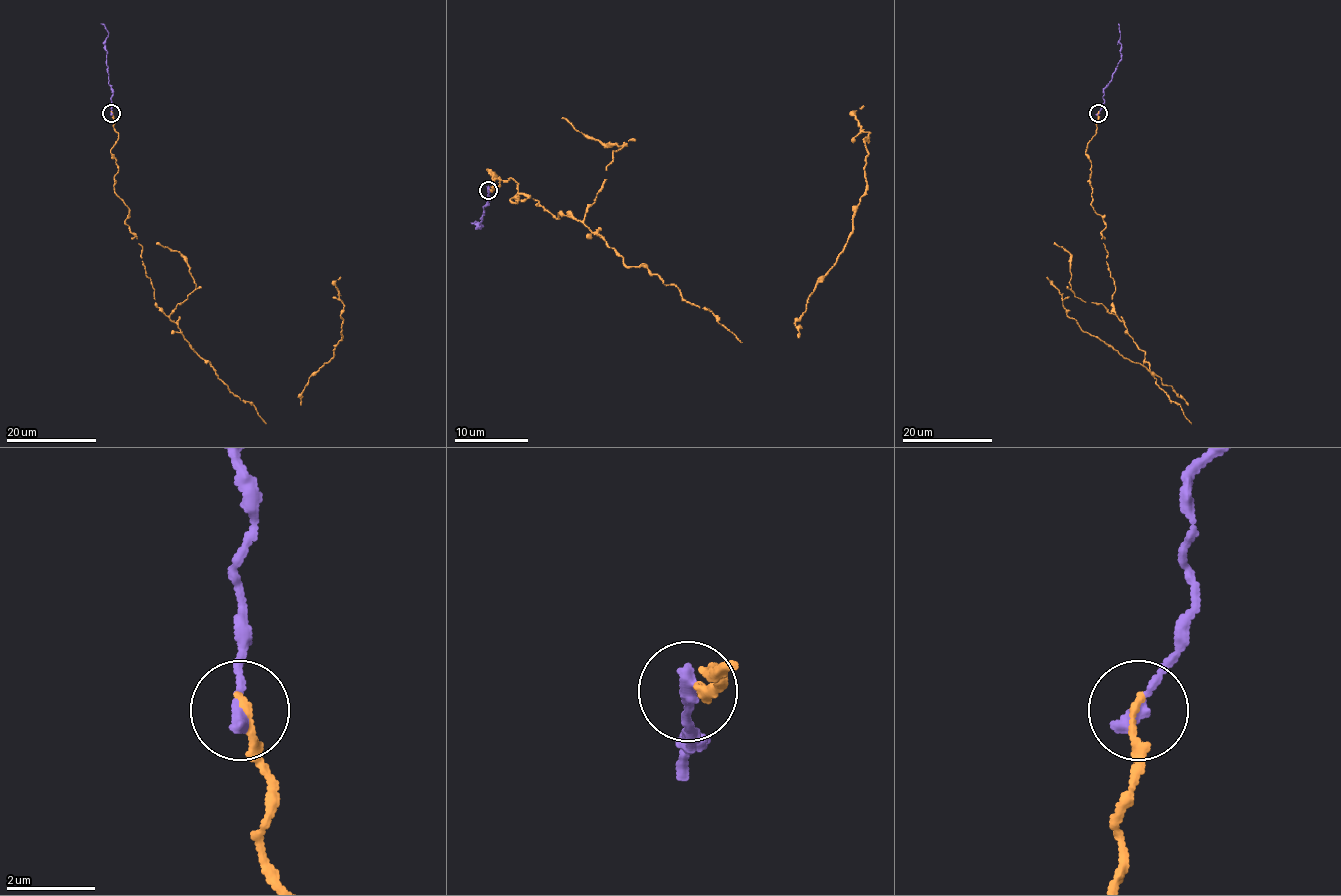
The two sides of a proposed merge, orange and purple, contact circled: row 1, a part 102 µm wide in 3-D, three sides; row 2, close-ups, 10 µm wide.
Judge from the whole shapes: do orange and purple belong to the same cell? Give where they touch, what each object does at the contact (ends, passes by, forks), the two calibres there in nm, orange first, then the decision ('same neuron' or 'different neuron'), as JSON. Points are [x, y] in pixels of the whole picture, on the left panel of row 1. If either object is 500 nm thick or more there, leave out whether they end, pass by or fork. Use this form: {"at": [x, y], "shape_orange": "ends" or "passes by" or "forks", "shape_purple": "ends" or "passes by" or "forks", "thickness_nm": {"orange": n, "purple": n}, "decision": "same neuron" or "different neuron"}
{"at": [111, 113], "shape_orange": "ends", "shape_purple": "ends", "thickness_nm": {"orange": 150, "purple": 360}, "decision": "same neuron"}

